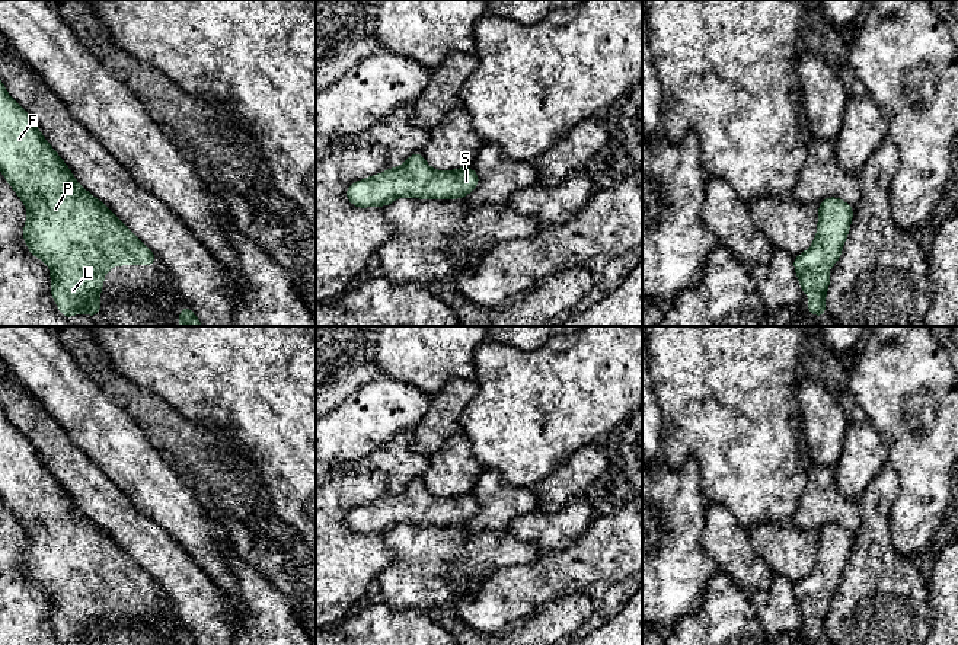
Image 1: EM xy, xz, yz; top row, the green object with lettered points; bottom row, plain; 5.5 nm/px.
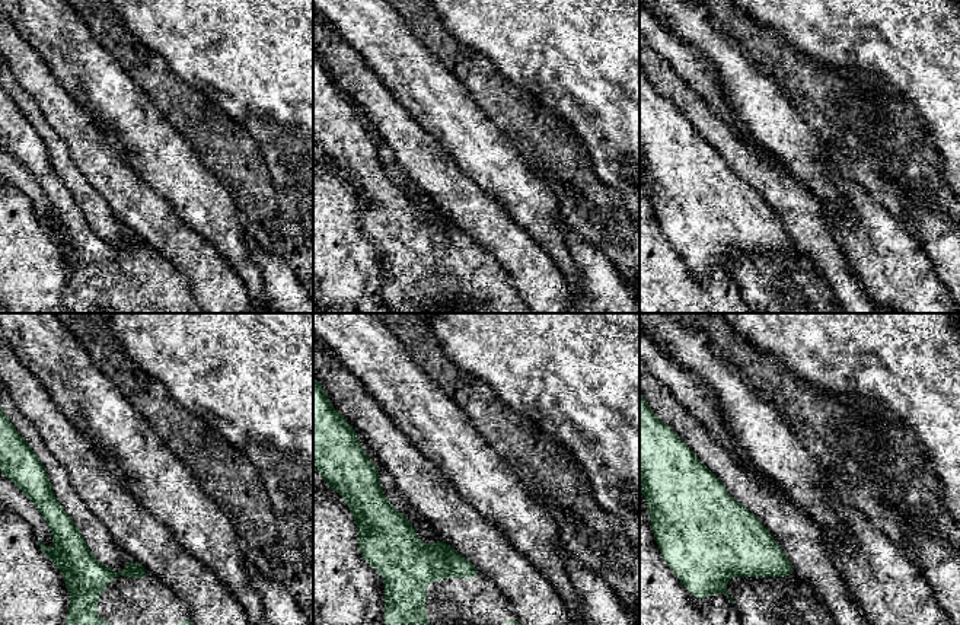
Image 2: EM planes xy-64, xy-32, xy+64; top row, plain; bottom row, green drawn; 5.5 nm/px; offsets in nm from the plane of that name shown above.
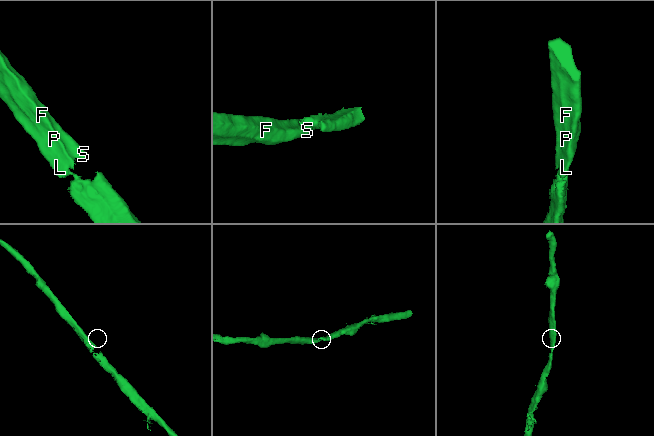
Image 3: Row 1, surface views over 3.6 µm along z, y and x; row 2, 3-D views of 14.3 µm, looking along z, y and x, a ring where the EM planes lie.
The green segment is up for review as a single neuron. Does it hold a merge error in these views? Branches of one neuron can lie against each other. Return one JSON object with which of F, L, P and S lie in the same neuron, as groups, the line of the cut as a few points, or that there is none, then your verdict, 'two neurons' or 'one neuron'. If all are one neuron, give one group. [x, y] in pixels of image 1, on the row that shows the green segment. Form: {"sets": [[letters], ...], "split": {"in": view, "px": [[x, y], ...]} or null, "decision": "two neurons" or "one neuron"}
{"sets": [["F", "L", "P", "S"]], "split": null, "decision": "one neuron"}

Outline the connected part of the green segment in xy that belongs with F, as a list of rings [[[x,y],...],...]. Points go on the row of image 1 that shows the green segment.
[[[1,82],[0,170],[28,208],[23,239],[29,252],[51,268],[51,296],[64,317],[71,319],[77,312],[90,316],[100,314],[99,296],[105,282],[103,271],[109,272],[114,265],[157,264],[153,252],[105,204],[77,183],[70,169],[42,137],[33,118],[9,96]]]

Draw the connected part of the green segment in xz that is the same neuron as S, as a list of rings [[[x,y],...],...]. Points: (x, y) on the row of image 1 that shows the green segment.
[[[416,151],[399,167],[351,183],[347,199],[360,208],[387,207],[399,197],[456,199],[464,198],[478,185],[479,175],[472,167],[434,170]]]

